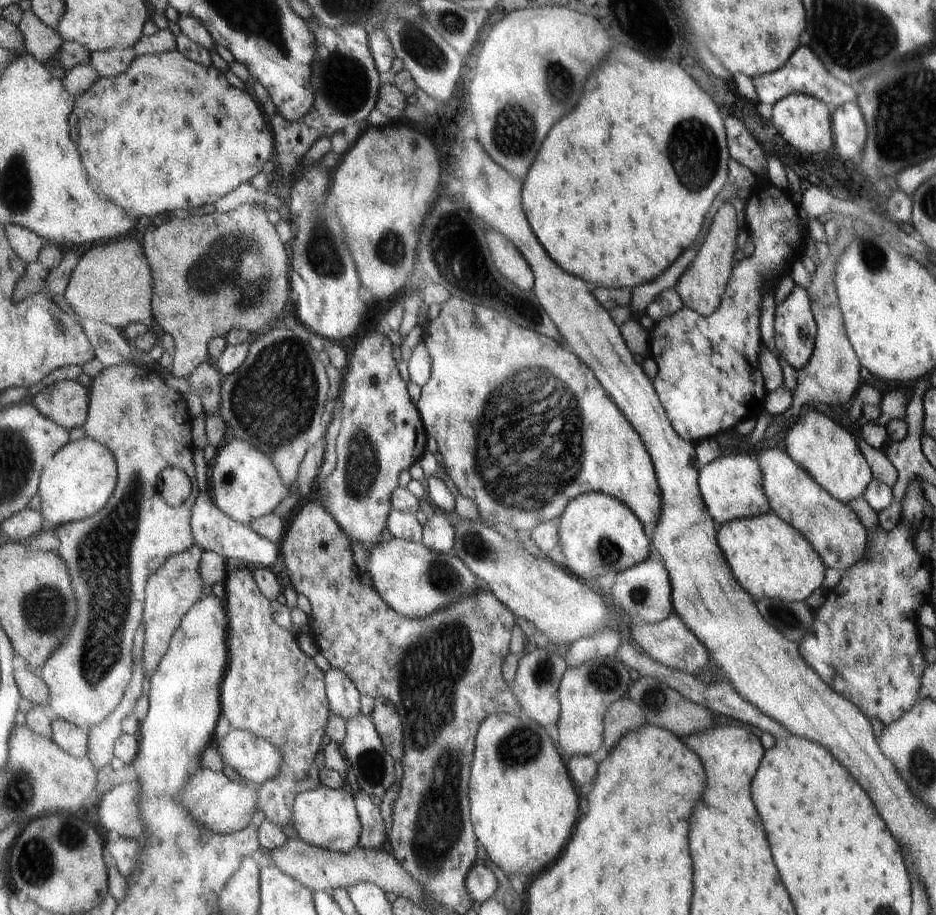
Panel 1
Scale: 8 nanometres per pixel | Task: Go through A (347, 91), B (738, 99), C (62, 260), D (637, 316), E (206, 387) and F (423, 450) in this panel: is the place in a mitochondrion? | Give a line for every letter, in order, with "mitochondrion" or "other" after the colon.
A: mitochondrion
B: other
C: other
D: other
E: mitochondrion
F: other

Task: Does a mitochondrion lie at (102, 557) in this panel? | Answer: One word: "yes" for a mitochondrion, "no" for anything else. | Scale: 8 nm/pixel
yes

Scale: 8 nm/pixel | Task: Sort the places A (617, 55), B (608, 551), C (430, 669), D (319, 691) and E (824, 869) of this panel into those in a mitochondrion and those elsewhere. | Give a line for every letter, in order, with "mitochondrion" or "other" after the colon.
A: other
B: mitochondrion
C: mitochondrion
D: other
E: other

